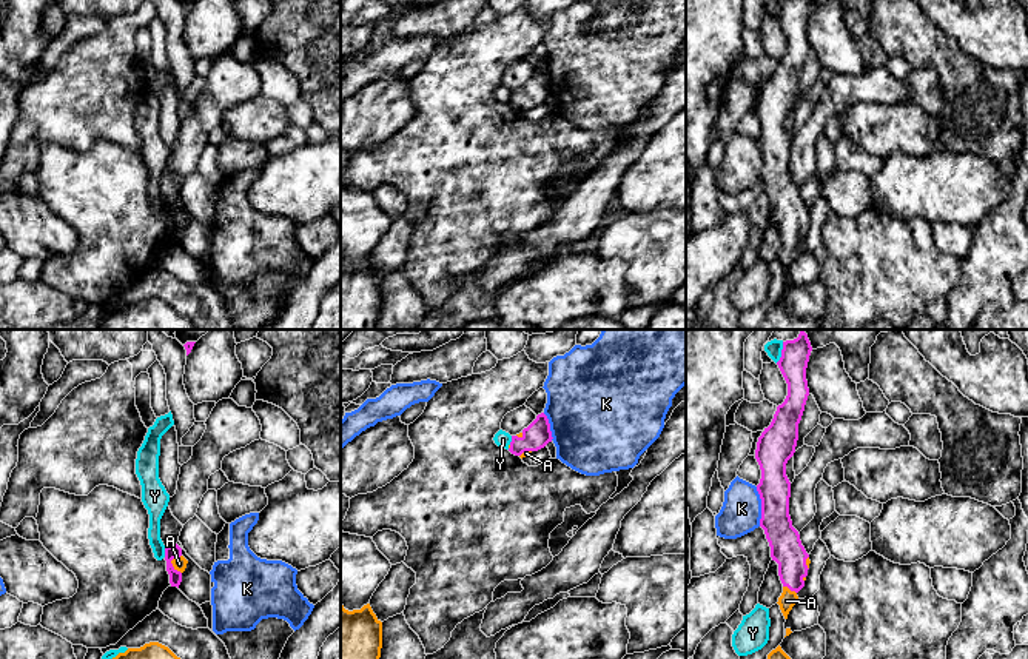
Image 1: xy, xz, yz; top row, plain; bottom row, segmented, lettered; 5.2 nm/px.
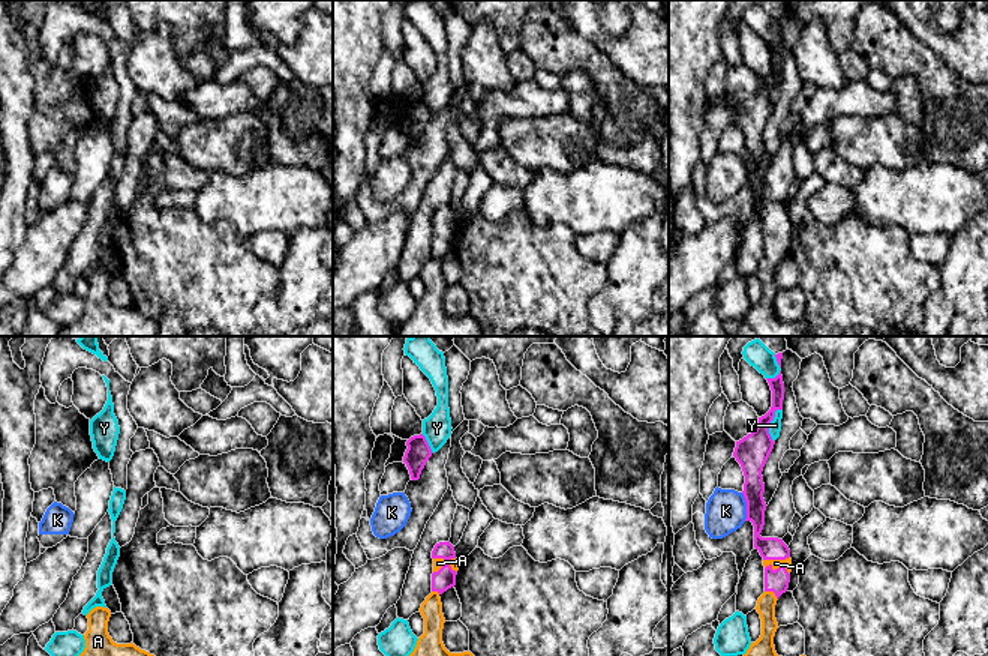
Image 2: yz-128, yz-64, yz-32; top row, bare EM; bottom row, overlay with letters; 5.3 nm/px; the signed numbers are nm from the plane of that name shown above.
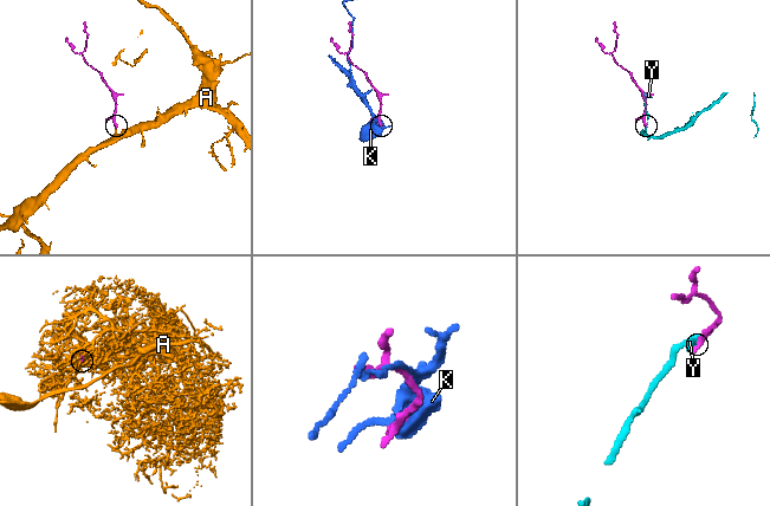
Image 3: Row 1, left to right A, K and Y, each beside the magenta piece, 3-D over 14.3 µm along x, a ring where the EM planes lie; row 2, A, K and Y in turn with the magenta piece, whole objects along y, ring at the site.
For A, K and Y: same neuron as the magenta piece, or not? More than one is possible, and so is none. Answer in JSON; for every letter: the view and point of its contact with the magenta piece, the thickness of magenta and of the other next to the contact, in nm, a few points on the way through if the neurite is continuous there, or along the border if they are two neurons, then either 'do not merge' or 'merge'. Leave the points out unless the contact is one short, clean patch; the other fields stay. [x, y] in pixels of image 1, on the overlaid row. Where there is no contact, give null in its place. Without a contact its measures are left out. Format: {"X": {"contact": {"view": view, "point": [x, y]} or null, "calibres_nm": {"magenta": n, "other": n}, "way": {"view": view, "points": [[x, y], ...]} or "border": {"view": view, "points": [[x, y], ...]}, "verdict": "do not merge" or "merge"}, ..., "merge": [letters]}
{"A": {"contact": {"view": "xy", "point": [170, 562]}, "calibres_nm": {"magenta": 70, "other": 70}, "way": {"view": "xy", "points": [[173, 551], [170, 562], [179, 564]]}, "verdict": "merge"}, "K": {"contact": {"view": "yz", "point": [762, 507]}, "calibres_nm": {"magenta": 170, "other": 200}, "verdict": "do not merge"}, "Y": {"contact": {"view": "xy", "point": [165, 553]}, "calibres_nm": {"magenta": 70, "other": 100}, "verdict": "do not merge"}, "merge": ["A"]}

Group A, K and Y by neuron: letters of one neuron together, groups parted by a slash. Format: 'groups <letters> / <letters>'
groups A / K / Y

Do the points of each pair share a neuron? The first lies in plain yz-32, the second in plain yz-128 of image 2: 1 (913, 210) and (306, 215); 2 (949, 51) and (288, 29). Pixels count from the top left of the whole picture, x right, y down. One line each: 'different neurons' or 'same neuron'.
1: same neuron
2: different neurons

